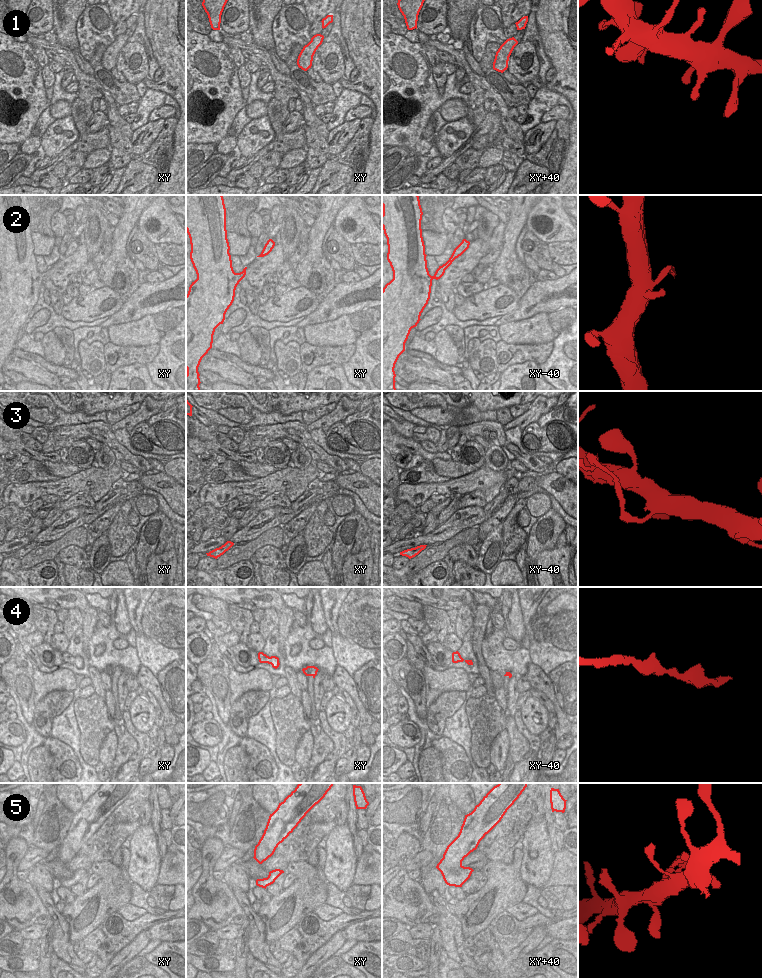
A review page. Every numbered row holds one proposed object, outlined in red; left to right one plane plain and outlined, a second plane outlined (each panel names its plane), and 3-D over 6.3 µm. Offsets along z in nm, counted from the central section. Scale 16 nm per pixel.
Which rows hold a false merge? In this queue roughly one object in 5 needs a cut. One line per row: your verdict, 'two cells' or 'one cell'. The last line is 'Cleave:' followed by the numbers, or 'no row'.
1: one cell
2: one cell
3: two cells
4: one cell
5: one cell
Cleave: 3

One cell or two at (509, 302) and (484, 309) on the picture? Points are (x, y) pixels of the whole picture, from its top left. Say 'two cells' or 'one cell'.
one cell

